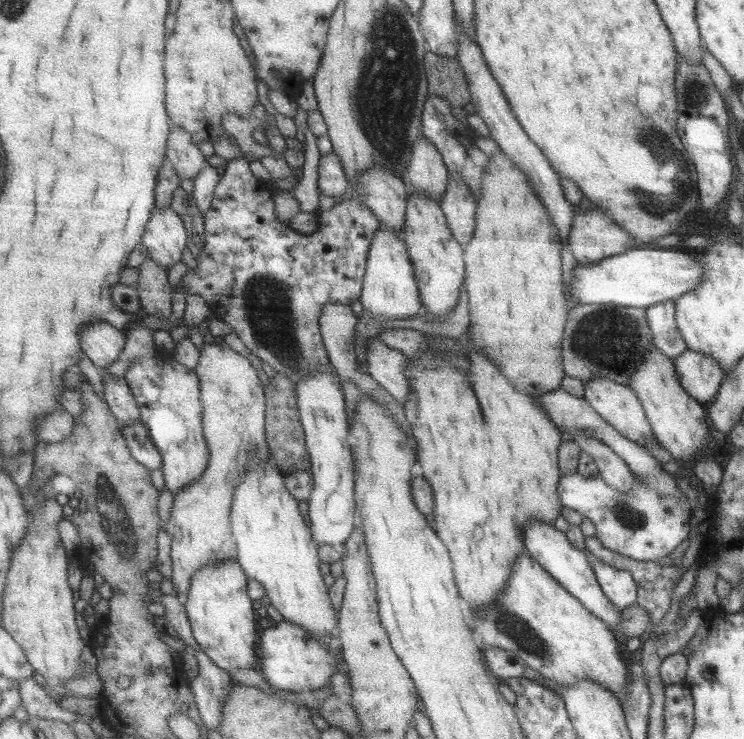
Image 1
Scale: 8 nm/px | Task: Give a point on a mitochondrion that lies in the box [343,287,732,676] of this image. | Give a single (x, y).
(604, 340)

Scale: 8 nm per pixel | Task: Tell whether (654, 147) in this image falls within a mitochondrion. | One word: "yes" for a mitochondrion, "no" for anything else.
yes

